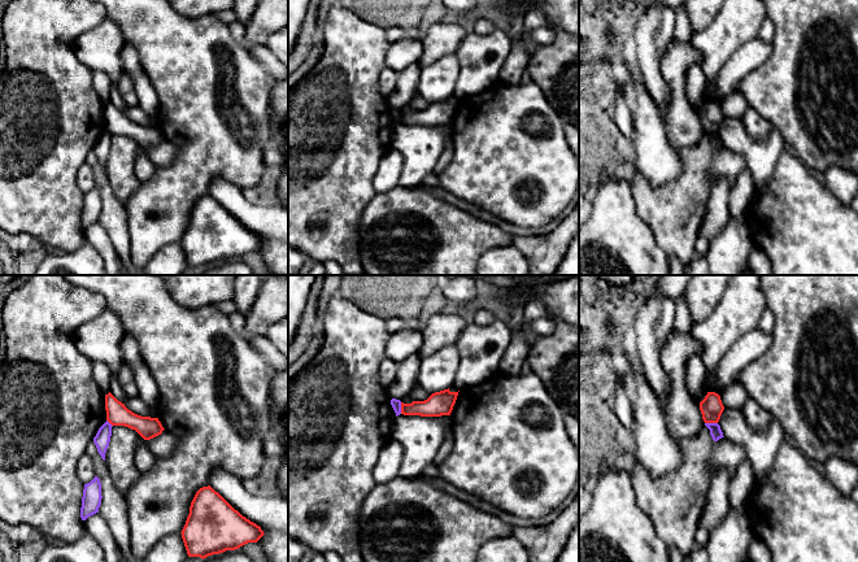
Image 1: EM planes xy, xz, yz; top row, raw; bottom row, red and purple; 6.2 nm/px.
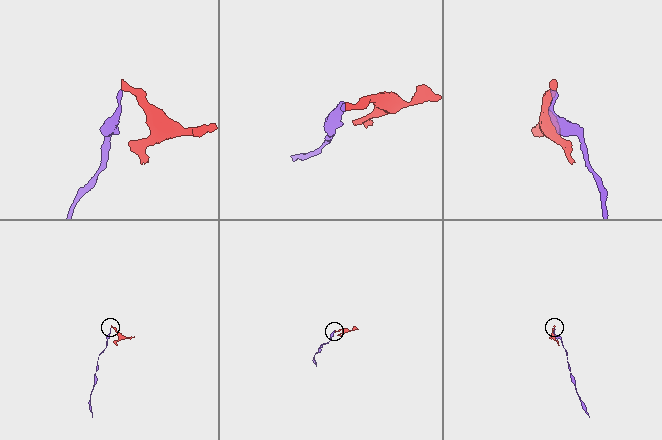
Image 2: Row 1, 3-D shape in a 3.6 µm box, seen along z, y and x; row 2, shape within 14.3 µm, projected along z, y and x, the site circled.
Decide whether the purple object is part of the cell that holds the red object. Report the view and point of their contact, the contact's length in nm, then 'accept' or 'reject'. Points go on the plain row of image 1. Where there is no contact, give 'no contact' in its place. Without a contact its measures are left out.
yz (711, 131) | 80 nm | reject

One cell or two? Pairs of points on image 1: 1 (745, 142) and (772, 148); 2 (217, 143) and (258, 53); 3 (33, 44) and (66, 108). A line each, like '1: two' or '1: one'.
1: one
2: two
3: one

